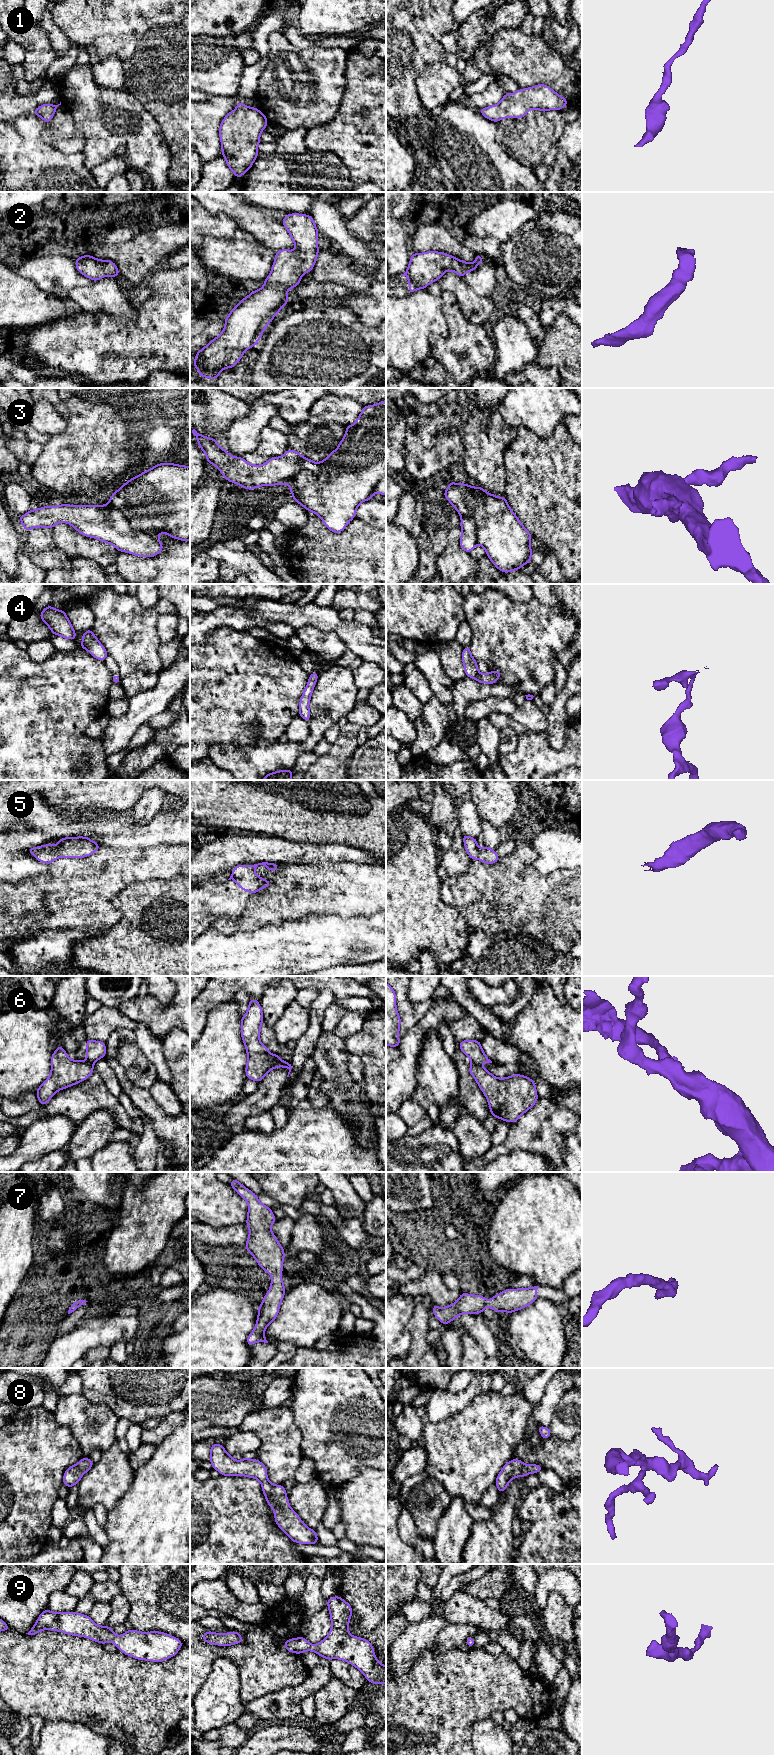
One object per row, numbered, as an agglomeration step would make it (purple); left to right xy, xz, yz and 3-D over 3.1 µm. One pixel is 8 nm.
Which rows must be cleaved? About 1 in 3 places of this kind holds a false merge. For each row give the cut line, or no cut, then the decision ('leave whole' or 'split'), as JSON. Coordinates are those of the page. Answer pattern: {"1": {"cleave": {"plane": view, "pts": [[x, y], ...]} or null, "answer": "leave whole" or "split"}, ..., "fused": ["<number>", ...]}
{"1": {"cleave": null, "answer": "leave whole"}, "2": {"cleave": null, "answer": "leave whole"}, "3": {"cleave": {"plane": "xy", "pts": [[107, 504], [116, 508], [137, 530], [158, 540]]}, "answer": "split"}, "4": {"cleave": null, "answer": "leave whole"}, "5": {"cleave": null, "answer": "leave whole"}, "6": {"cleave": {"plane": "xy", "pts": [[86, 1061], [92, 1064]]}, "answer": "split"}, "7": {"cleave": null, "answer": "leave whole"}, "8": {"cleave": null, "answer": "leave whole"}, "9": {"cleave": null, "answer": "leave whole"}, "fused": ["3", "6"]}

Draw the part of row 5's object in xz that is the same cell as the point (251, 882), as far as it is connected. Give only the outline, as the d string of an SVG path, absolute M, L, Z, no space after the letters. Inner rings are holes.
M262 862L254 865L238 865L233 868L232 875L228 880L233 879L238 886L251 894L258 892L259 890L271 886L271 882L259 877L254 870L258 865L265 866L269 871L278 870L278 864Z

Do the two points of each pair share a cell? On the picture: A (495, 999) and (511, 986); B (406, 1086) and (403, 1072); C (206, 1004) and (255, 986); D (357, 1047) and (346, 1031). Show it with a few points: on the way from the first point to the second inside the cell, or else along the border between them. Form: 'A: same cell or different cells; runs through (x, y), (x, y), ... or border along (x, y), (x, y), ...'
A: same cell; runs through (499, 995), (507, 990)
B: same cell; runs through (403, 1083), (403, 1075)
C: same cell; runs through (218, 992), (224, 986), (243, 986)
D: different cells; border along (364, 1017), (362, 1026), (343, 1039)

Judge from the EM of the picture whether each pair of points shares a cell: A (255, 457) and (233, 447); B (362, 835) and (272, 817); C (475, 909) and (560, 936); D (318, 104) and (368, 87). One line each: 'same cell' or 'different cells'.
A: different cells
B: same cell
C: same cell
D: different cells

